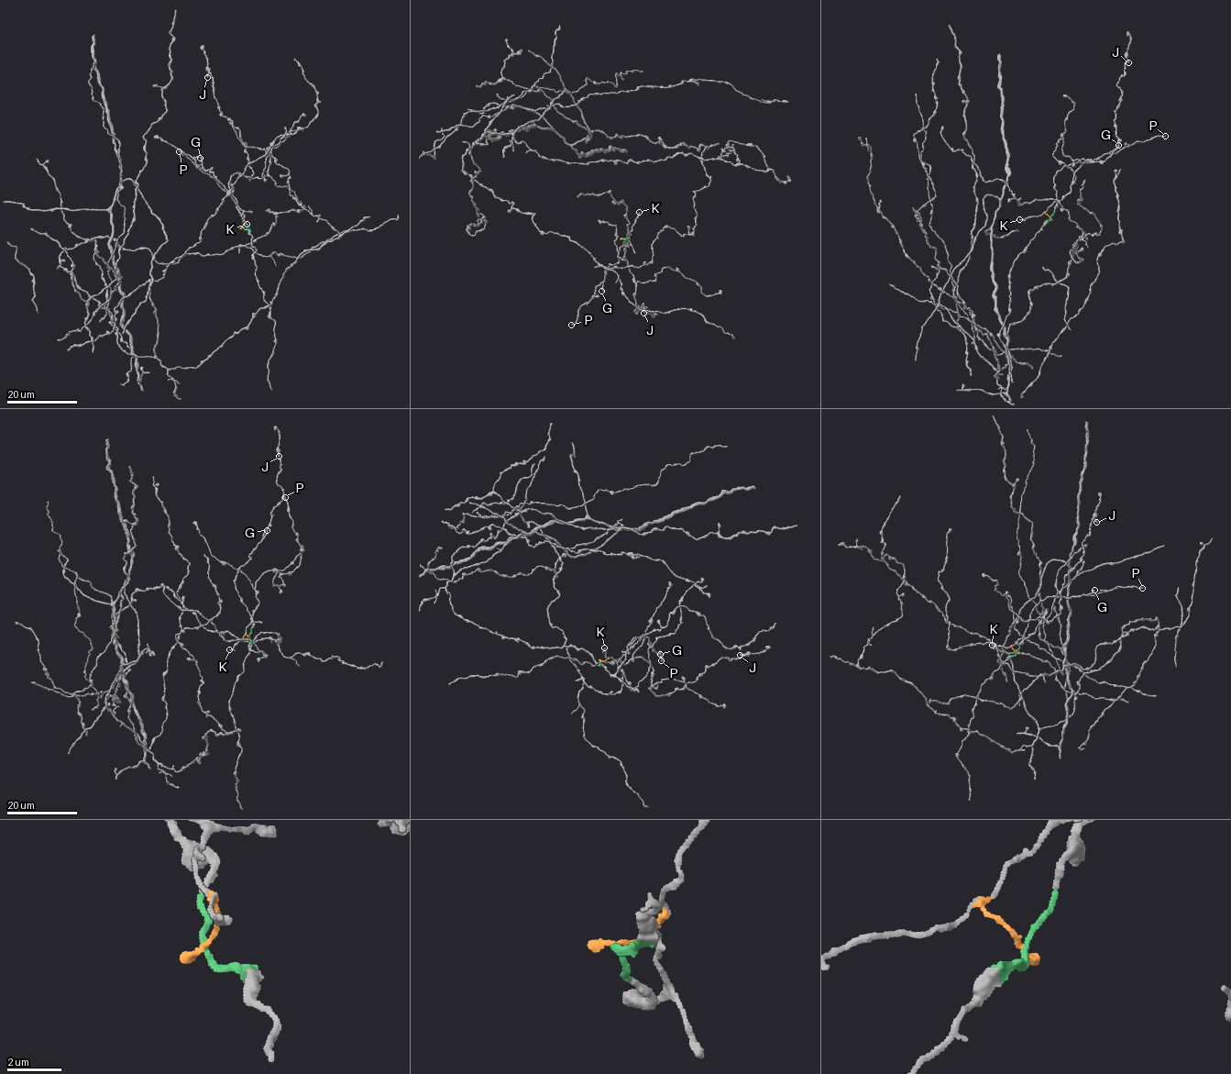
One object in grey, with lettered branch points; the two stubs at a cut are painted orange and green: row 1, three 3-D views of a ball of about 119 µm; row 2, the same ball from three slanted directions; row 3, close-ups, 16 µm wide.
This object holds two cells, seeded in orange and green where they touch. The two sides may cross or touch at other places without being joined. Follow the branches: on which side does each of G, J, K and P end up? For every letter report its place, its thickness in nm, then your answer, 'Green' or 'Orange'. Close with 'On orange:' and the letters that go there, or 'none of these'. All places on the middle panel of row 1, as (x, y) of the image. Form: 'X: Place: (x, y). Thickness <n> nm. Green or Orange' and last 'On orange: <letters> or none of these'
G: Place: (601, 291). Thickness 200 nm. Orange
J: Place: (643, 313). Thickness 260 nm. Green
K: Place: (639, 212). Thickness 180 nm. Orange
P: Place: (571, 325). Thickness 140 nm. Orange
On orange: G, K, P

